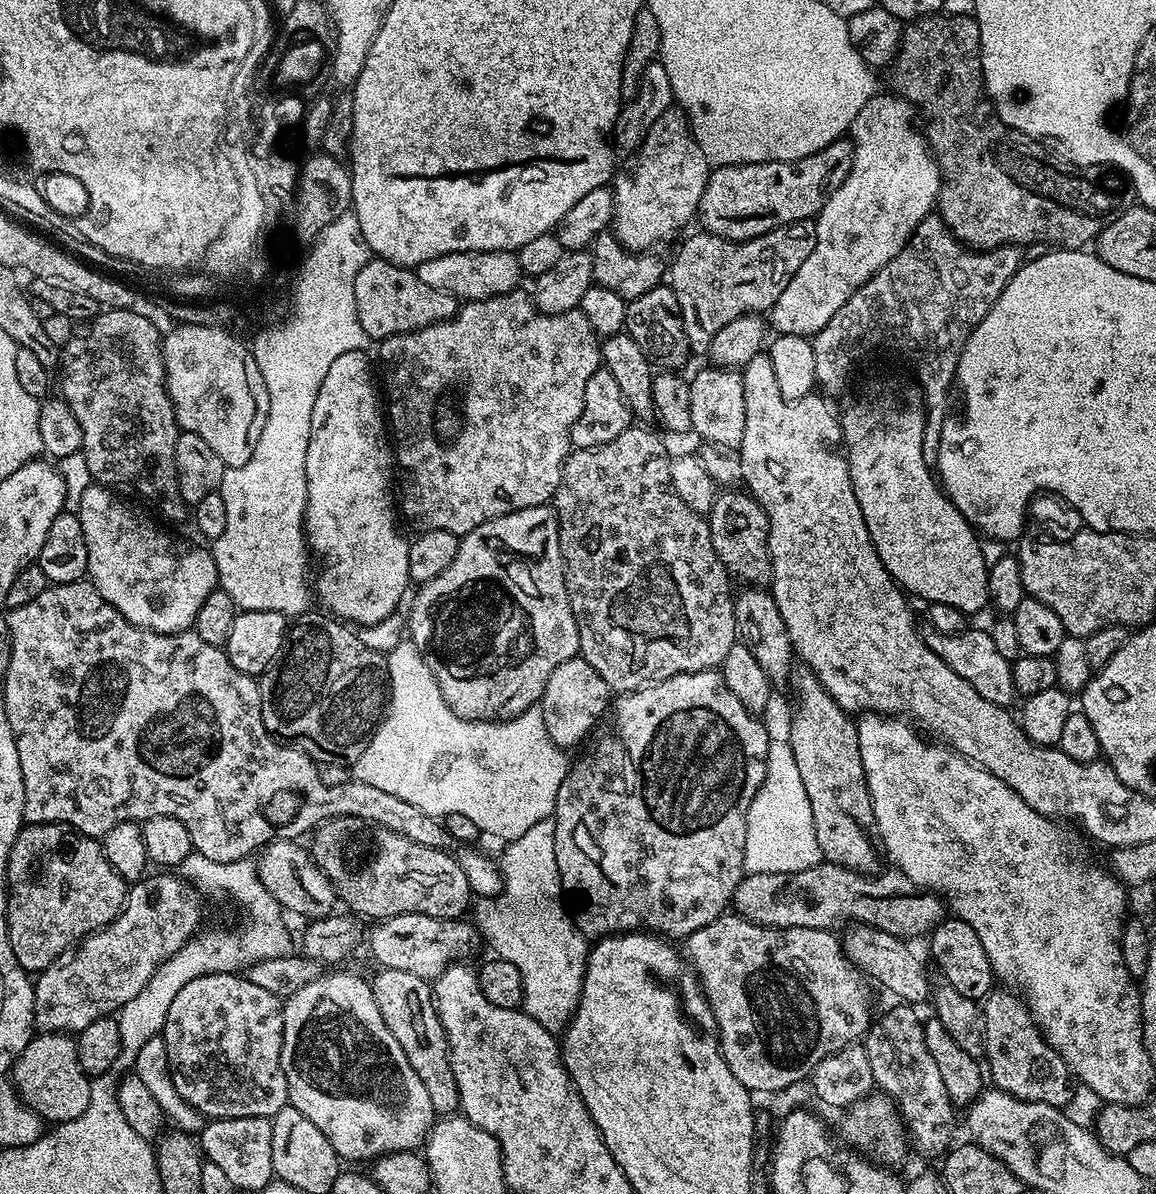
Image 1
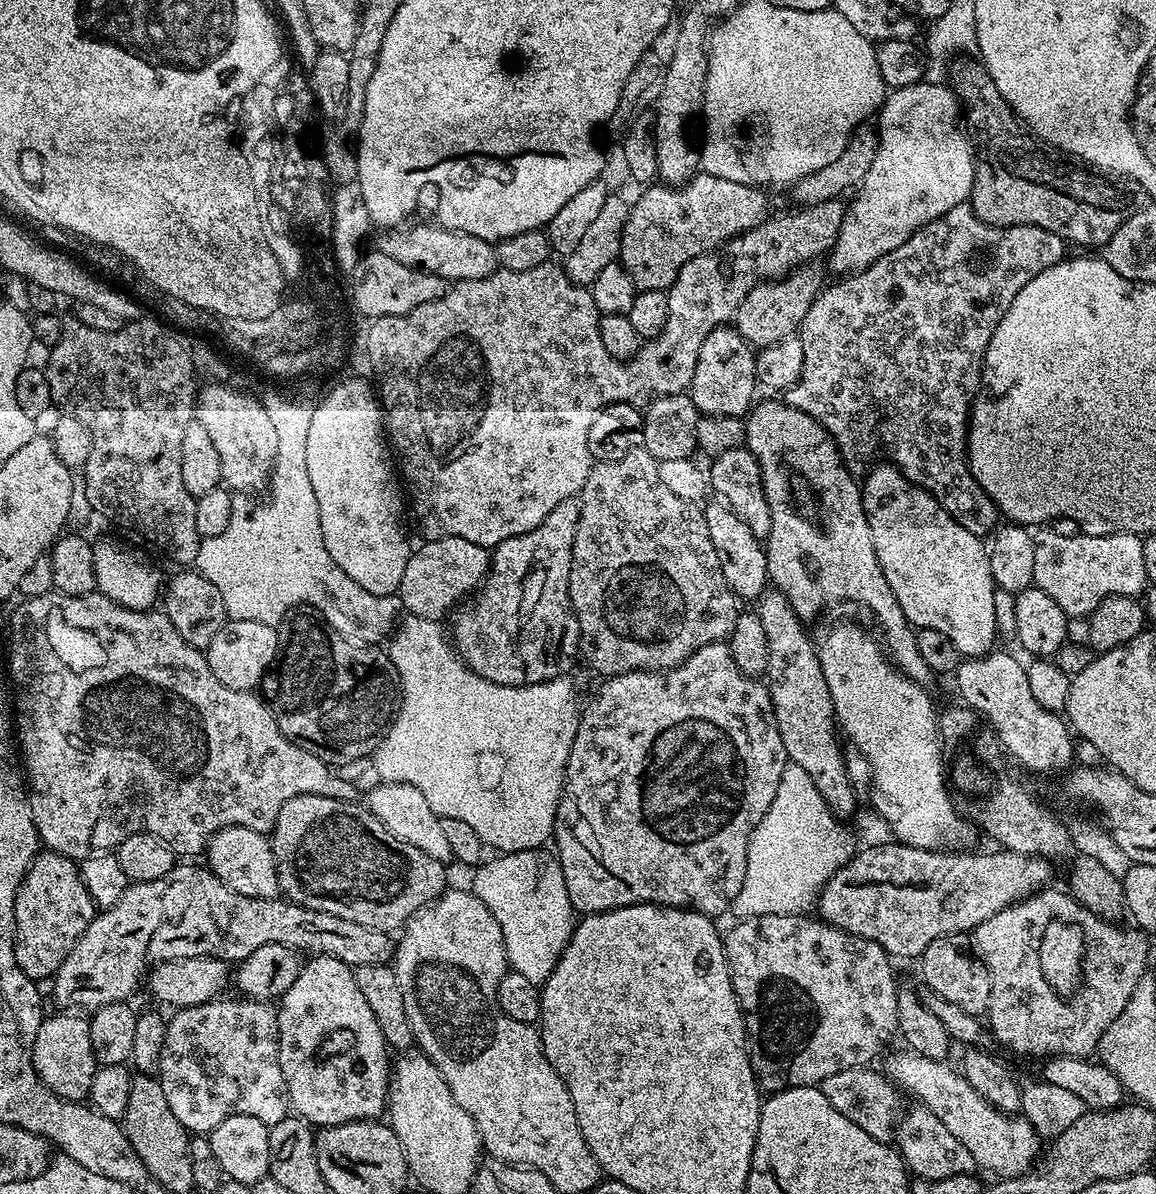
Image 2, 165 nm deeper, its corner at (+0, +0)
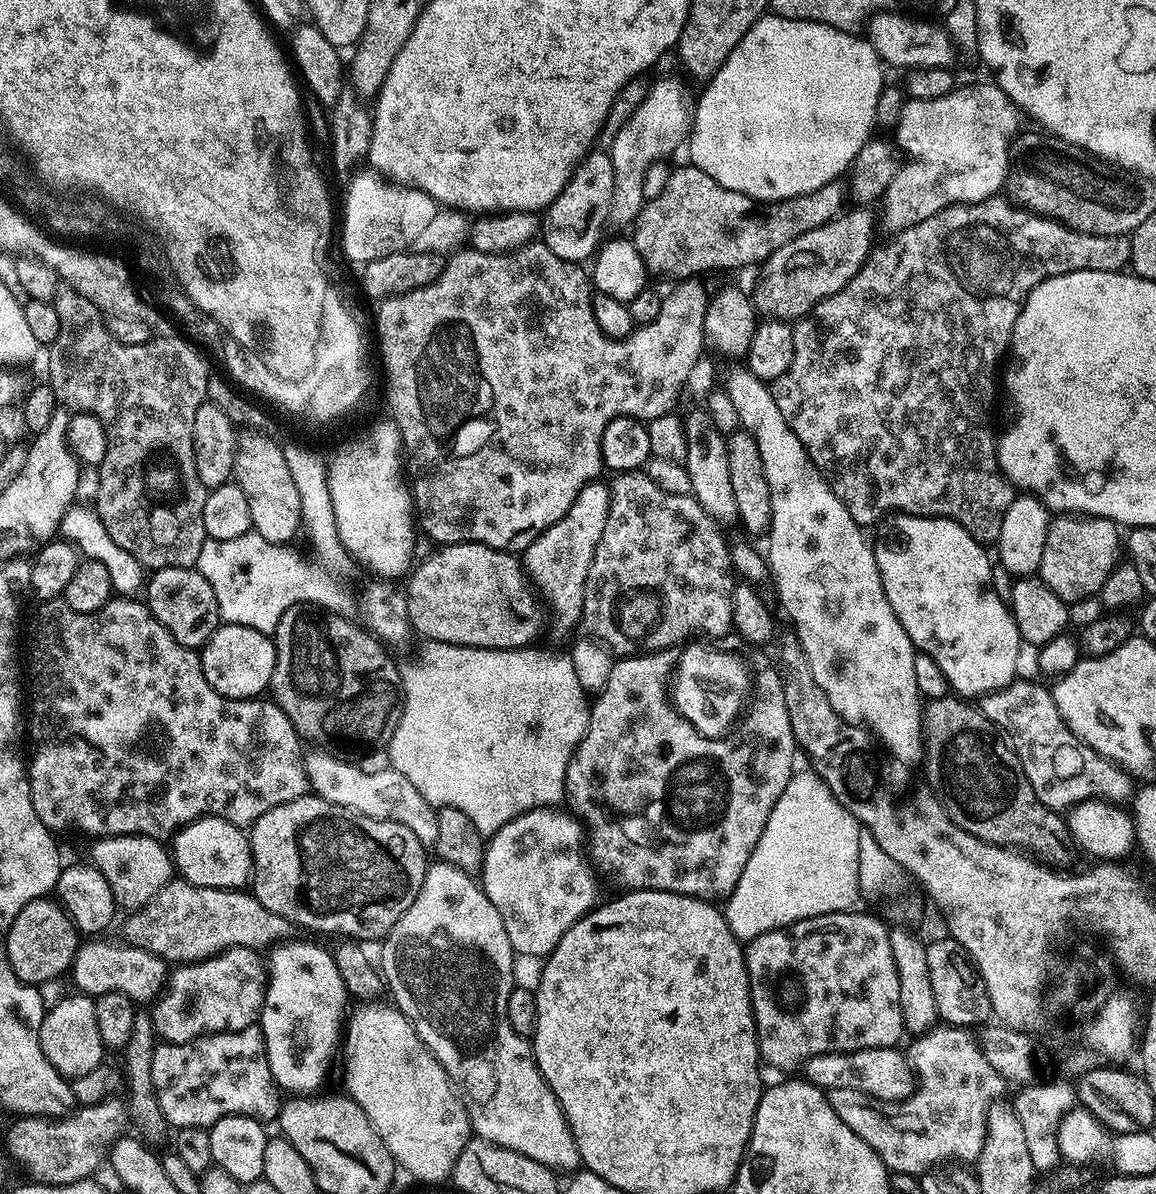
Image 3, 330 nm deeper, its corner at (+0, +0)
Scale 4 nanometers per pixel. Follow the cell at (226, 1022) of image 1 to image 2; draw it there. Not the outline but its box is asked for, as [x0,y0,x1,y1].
[158,998,290,1134]

